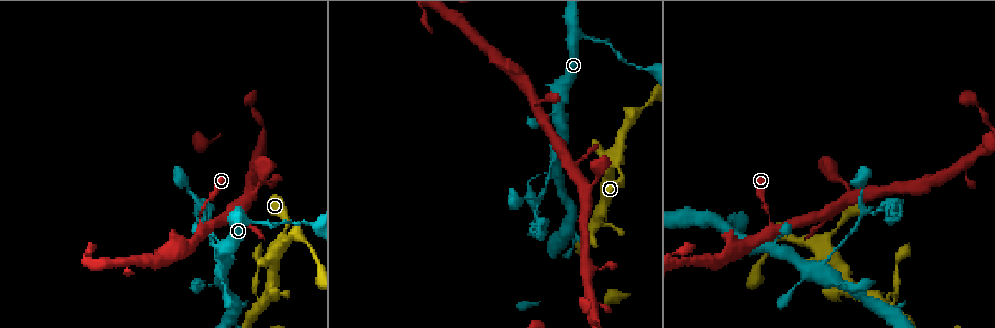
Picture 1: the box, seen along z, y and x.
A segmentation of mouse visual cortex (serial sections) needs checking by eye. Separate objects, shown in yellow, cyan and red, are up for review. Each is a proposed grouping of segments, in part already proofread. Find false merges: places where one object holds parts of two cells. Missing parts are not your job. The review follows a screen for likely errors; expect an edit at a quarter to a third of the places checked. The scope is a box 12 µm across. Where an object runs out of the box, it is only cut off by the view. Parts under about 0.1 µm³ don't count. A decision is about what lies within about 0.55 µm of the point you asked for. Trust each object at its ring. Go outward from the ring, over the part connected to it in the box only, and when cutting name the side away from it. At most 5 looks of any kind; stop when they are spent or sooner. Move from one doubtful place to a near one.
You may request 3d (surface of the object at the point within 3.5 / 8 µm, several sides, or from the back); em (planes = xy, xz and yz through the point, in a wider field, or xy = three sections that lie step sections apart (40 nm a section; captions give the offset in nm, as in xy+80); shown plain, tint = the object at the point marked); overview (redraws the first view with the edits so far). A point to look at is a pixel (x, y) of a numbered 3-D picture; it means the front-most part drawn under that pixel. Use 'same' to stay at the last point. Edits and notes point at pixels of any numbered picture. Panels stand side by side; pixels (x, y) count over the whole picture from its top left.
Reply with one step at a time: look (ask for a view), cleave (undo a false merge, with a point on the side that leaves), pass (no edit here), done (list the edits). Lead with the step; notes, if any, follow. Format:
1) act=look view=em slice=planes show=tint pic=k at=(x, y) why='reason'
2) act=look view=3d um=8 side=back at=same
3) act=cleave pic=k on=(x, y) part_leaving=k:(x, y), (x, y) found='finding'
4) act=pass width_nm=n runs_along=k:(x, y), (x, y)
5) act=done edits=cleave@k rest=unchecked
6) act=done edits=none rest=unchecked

act=look view=3d um=8 pic=1 at=(556, 154) why='side arm on a straight run'

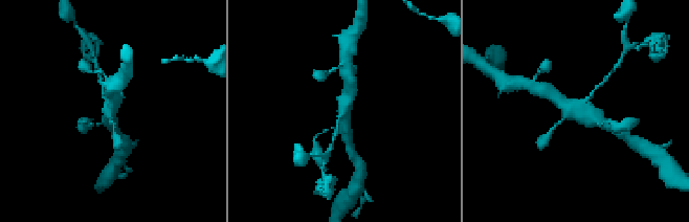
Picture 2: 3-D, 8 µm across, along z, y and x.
act=look view=3d um=3.5 pic=2 at=(342, 108) why='zoom in'

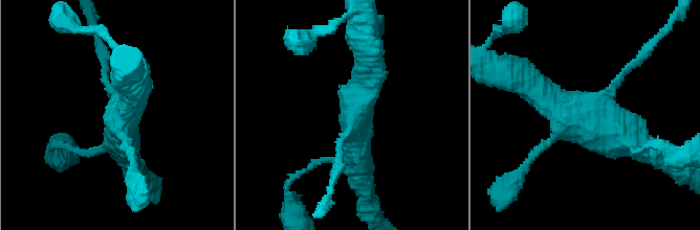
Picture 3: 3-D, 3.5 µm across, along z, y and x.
act=pass runs_along=3:(529, 85), (562, 111), (648, 150) found='continuous, no second cell'

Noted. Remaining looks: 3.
act=look view=3d um=3.5 side=back pic=1 at=(618, 157)

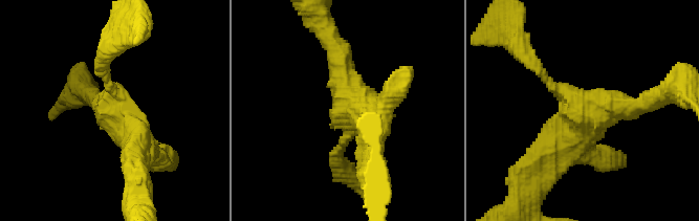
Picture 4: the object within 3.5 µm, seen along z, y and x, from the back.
act=look view=em slice=xy step=3 show=tint pic=4 at=(112, 114) arms=3 arm_widths_nm=150,350,500

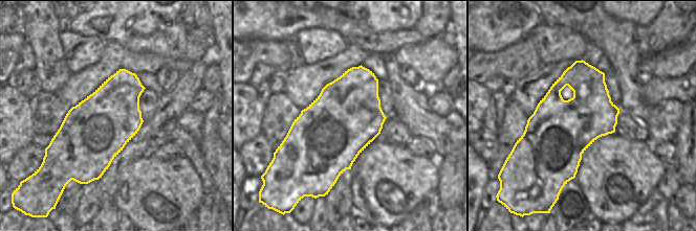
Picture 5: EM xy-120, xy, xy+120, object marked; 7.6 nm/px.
act=look view=em slice=xy step=5 show=tint at=same why='another direction'

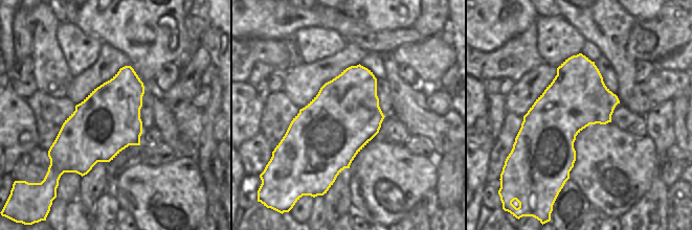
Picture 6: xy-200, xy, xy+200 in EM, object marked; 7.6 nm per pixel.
act=pass runs_along=4:(104, 66), (136, 159) found='continuous, no second cell'

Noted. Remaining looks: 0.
act=done edits=none rest=unchecked

